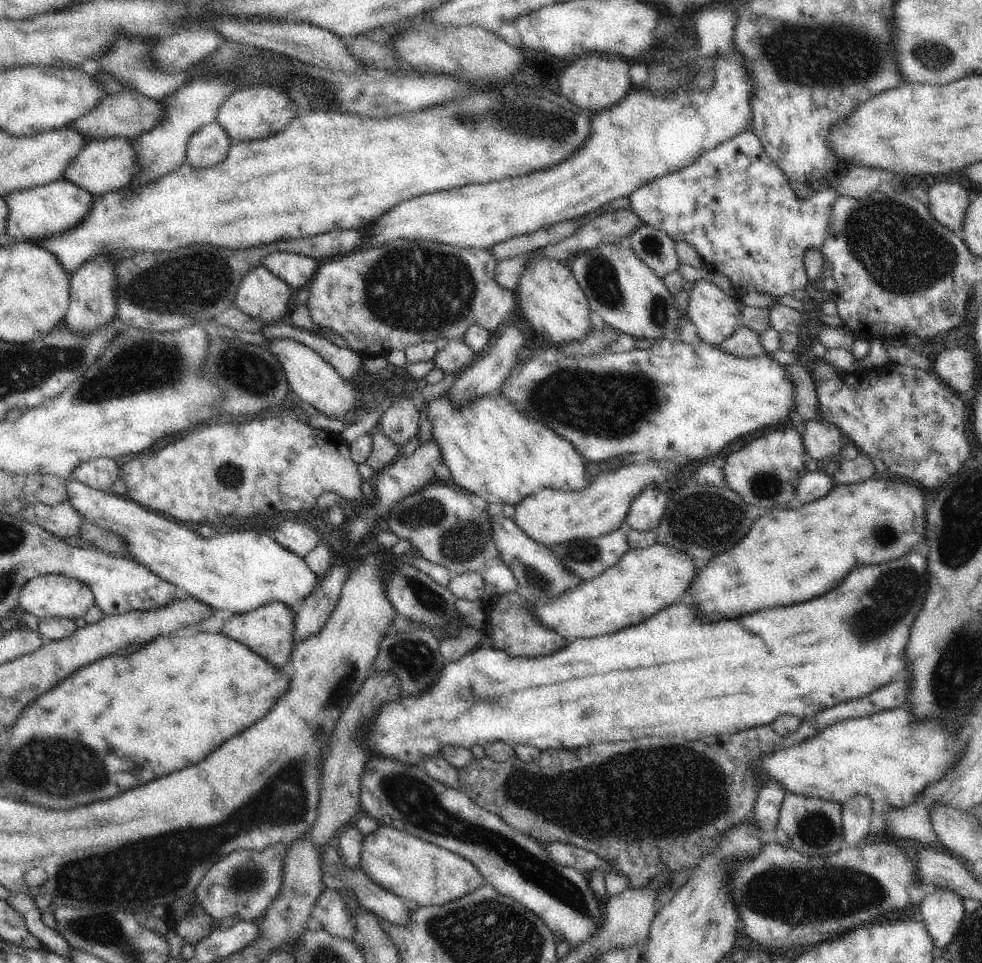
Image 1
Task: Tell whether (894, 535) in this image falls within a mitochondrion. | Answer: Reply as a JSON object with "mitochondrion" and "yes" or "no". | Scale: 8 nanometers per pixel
{"mitochondrion":"yes"}

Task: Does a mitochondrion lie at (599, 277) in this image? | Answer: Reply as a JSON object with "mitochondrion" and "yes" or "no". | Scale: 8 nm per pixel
{"mitochondrion":"yes"}

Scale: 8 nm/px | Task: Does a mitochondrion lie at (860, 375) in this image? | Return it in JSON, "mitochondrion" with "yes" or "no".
{"mitochondrion":"no"}

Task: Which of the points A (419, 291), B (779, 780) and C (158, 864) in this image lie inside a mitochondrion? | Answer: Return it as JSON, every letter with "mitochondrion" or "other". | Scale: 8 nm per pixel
{"A":"mitochondrion","B":"other","C":"mitochondrion"}

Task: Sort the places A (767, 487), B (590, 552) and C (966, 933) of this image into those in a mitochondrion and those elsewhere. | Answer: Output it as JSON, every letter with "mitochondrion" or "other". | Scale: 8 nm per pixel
{"A":"mitochondrion","B":"mitochondrion","C":"other"}

